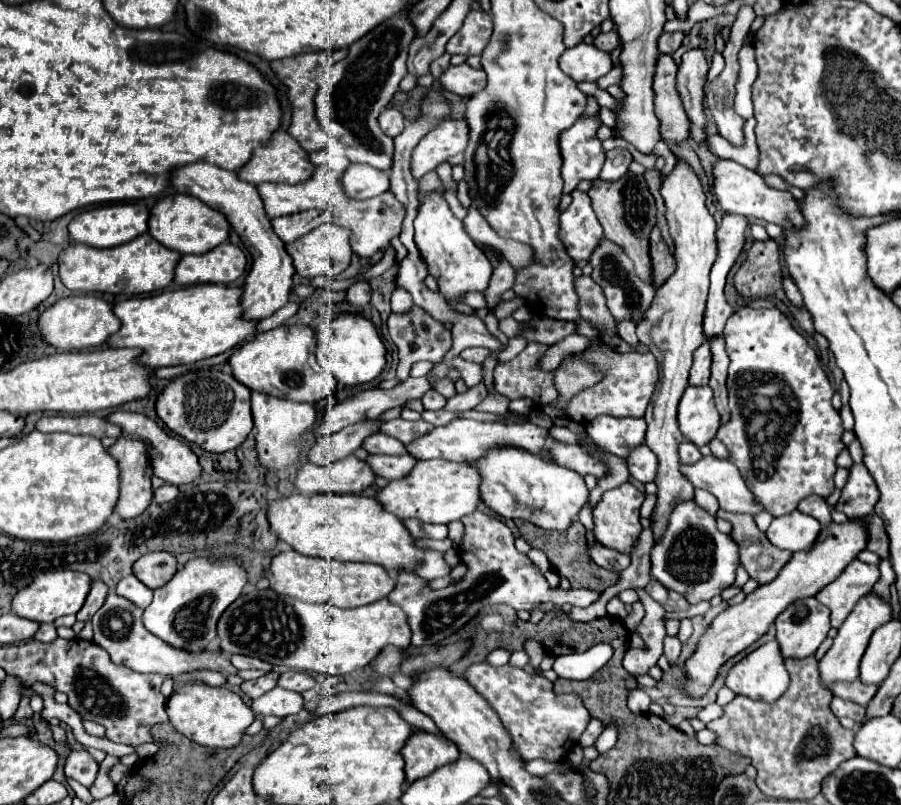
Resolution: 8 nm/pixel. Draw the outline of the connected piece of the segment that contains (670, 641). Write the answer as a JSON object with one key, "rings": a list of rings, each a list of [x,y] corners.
{"rings":[[[666,636],[664,638],[664,656],[670,660],[670,664],[678,662],[678,656],[680,656],[680,640],[678,640],[678,636]]]}

